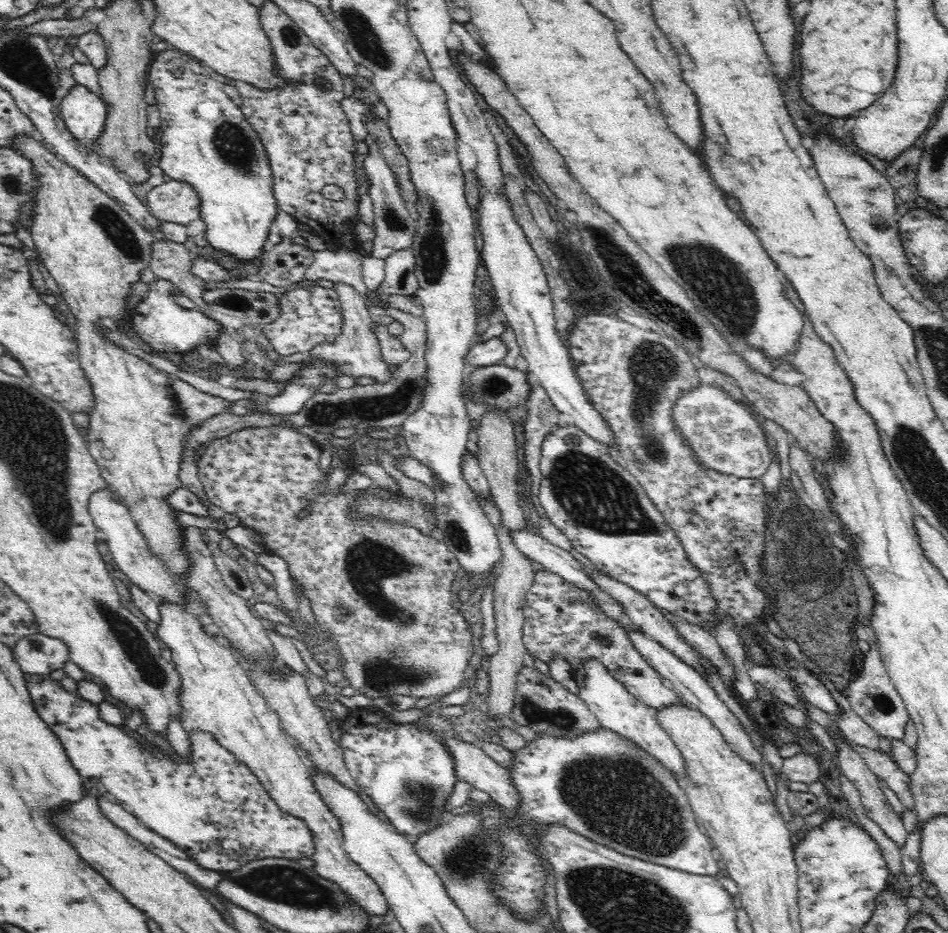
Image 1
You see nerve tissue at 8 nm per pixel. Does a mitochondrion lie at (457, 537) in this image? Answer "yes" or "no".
yes

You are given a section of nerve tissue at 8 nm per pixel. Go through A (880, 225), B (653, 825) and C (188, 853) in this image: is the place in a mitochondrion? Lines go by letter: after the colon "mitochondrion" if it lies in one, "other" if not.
A: other
B: mitochondrion
C: other

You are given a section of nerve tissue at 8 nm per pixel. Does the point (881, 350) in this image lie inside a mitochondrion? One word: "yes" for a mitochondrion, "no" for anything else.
no

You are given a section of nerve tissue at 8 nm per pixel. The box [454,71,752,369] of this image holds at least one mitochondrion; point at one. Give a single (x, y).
(630, 277)

